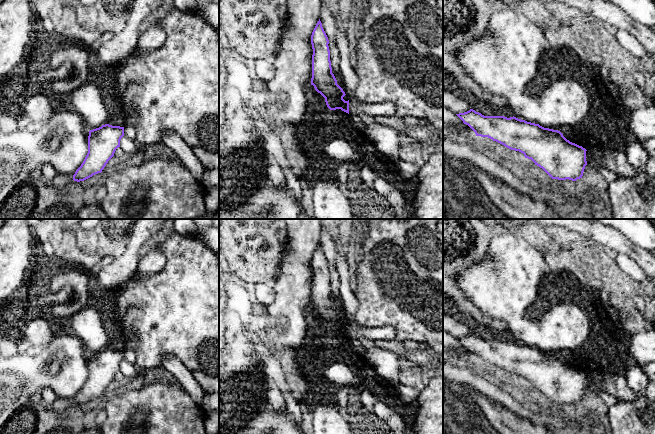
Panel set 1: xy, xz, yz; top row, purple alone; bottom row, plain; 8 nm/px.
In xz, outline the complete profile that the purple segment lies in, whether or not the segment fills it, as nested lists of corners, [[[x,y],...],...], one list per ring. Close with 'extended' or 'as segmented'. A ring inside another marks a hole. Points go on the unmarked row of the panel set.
[[[320,243],[312,256],[311,268],[313,273],[311,309],[325,322],[330,334],[341,333],[349,338],[349,324],[343,323],[346,318],[332,297],[329,264]]]; as segmented

